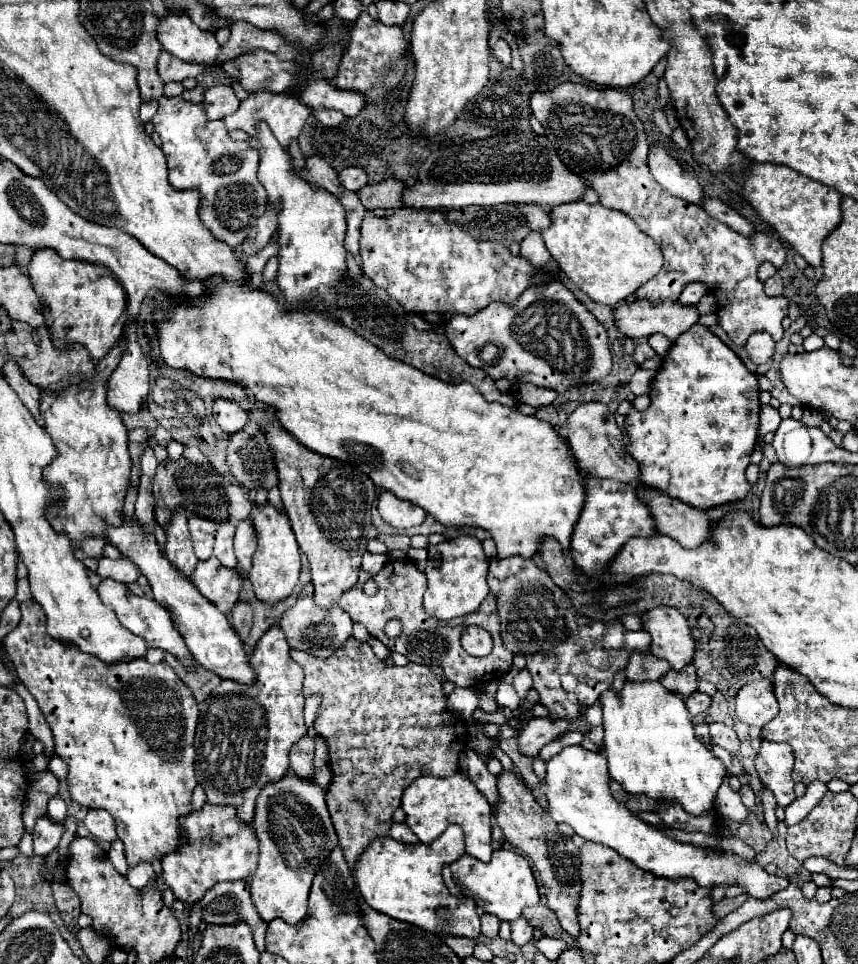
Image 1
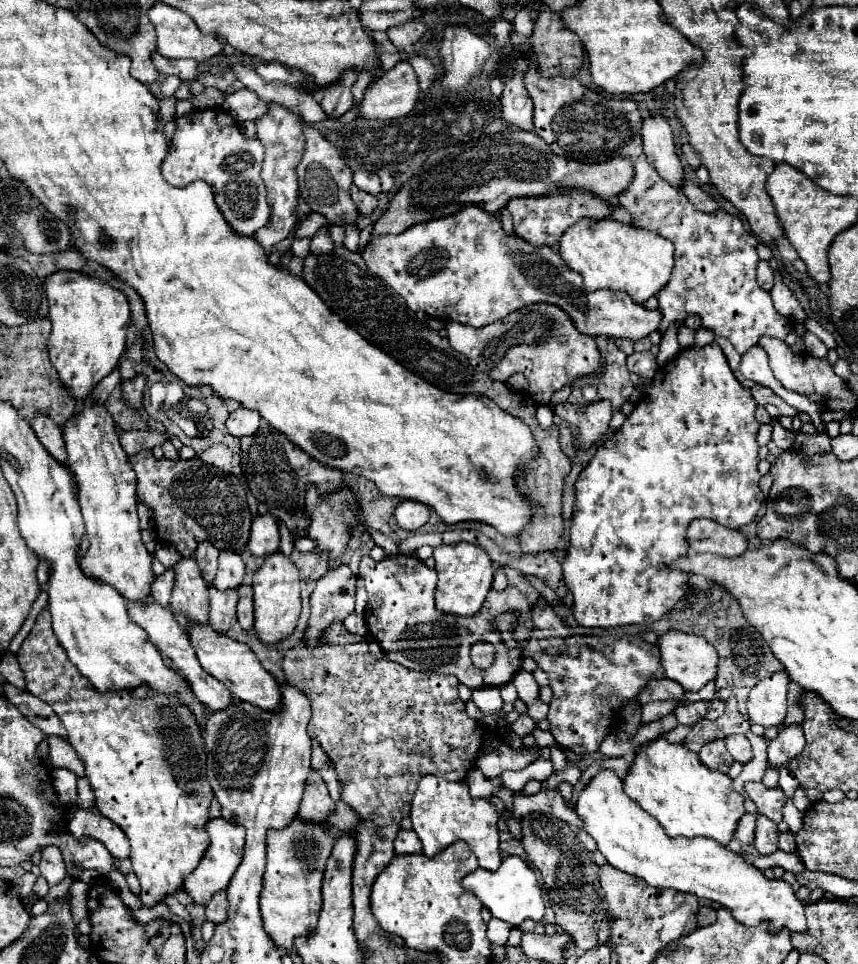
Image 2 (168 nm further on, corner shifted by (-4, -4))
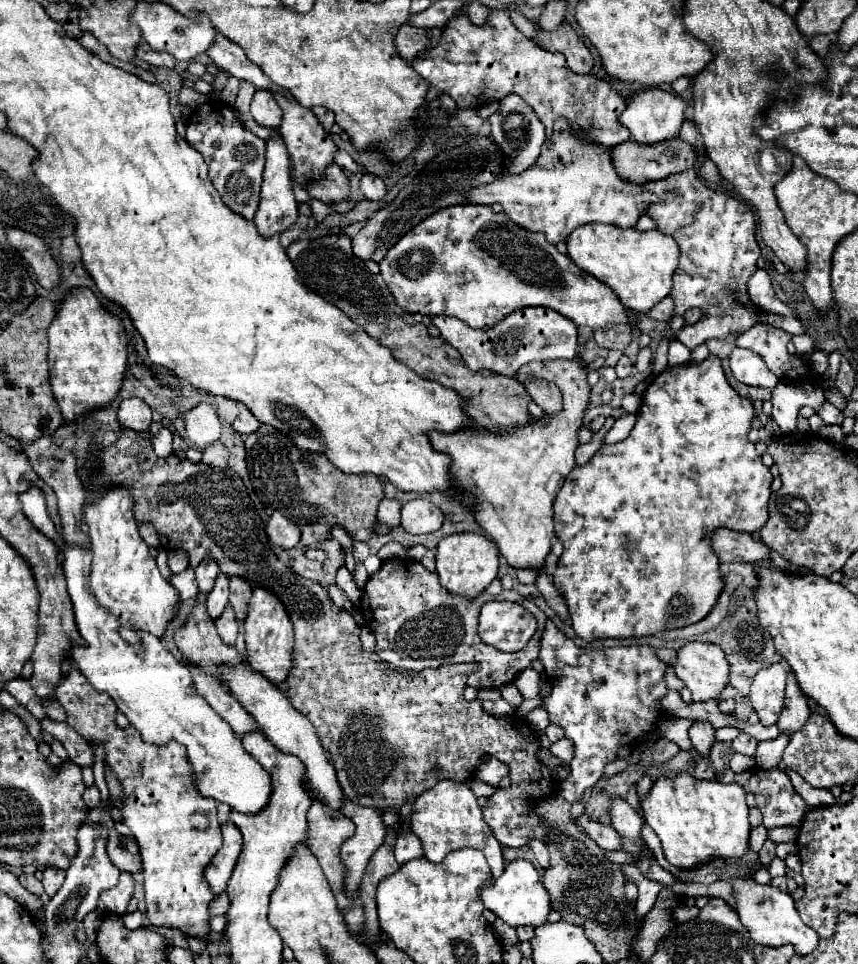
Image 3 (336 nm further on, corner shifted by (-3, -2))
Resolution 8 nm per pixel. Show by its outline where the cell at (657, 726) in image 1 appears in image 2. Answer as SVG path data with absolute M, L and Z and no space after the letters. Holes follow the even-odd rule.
M657 737L641 745L625 777L625 793L651 817L655 817L669 837L709 837L729 845L739 819L745 815L743 795L733 789L731 777L707 769L695 753L687 753L683 743L669 743Z

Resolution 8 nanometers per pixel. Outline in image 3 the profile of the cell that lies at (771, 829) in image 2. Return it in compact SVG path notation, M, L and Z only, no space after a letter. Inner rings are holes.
M766 839L764 847L762 847L762 849L760 849L760 853L758 853L758 859L760 859L760 863L762 863L762 865L768 865L768 863L776 857L774 849L776 849L776 843L774 843L772 839Z

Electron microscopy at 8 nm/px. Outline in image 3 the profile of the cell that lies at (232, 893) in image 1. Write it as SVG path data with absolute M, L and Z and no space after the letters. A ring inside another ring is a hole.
M220 893L216 895L214 903L210 903L210 917L216 917L216 915L224 915L228 911L228 895L226 893Z

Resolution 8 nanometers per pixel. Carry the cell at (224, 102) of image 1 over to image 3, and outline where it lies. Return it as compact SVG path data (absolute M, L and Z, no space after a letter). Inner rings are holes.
M258 89L254 93L250 111L252 111L256 123L260 123L264 127L278 127L280 125L282 109L278 107L278 103L276 103L276 99L274 99L274 95L270 91Z

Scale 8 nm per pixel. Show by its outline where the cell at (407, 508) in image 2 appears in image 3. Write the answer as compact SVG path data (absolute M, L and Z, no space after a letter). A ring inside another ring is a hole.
M412 499L402 505L402 527L408 533L432 533L442 521L442 511L428 499Z

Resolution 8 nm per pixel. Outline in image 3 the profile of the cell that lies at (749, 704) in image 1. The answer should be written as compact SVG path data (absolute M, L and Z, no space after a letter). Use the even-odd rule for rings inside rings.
M776 663L756 673L750 687L750 703L760 717L762 725L776 725L784 705L784 685L788 669Z

